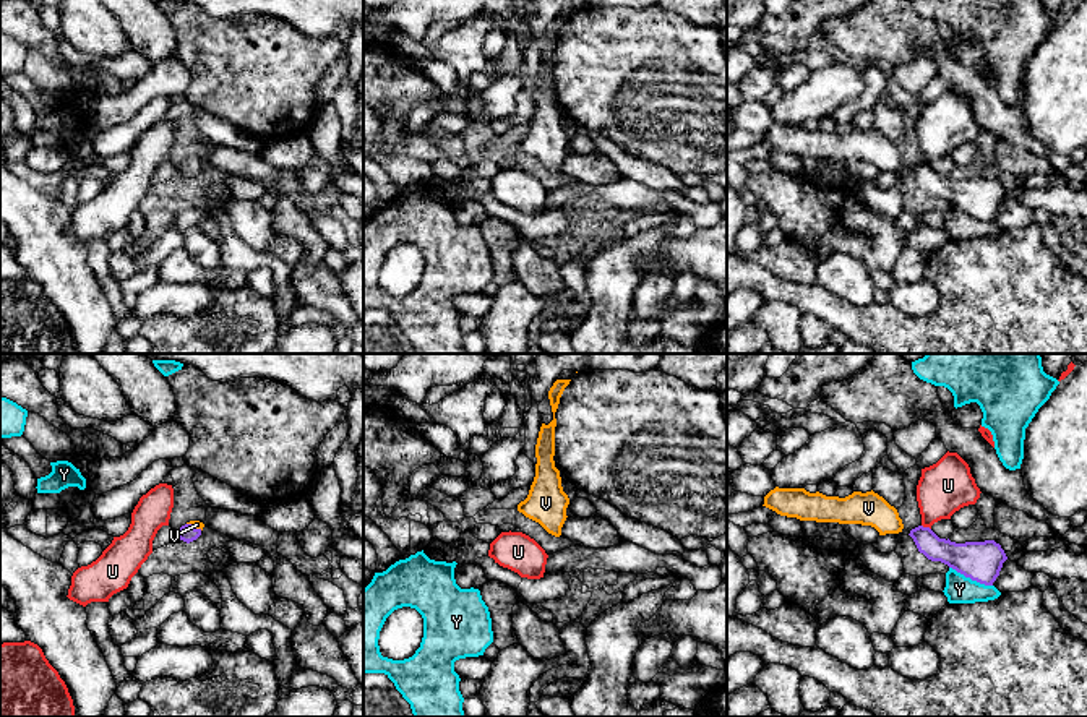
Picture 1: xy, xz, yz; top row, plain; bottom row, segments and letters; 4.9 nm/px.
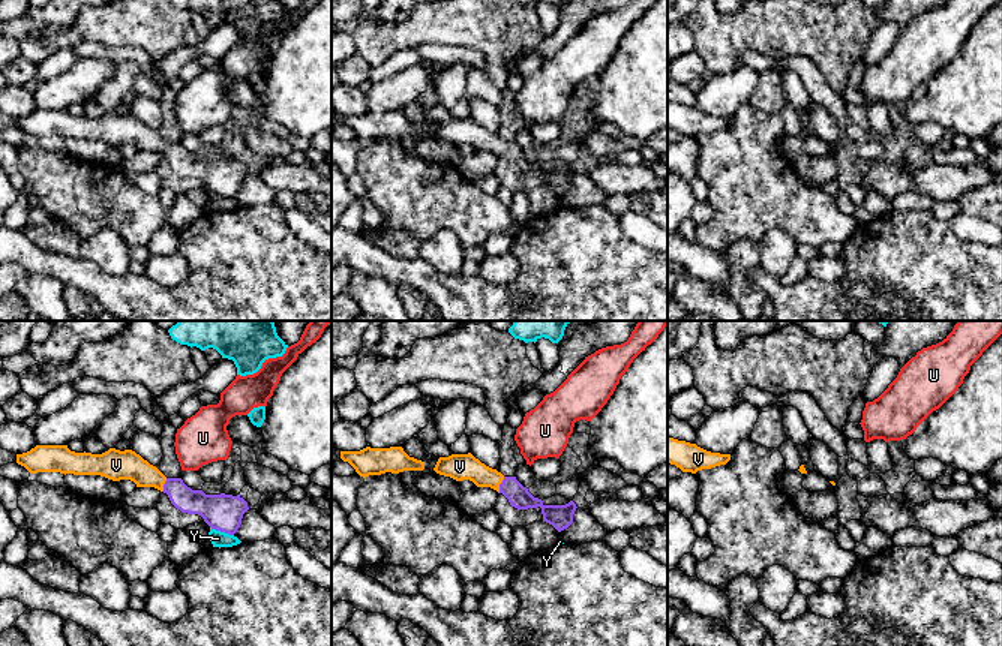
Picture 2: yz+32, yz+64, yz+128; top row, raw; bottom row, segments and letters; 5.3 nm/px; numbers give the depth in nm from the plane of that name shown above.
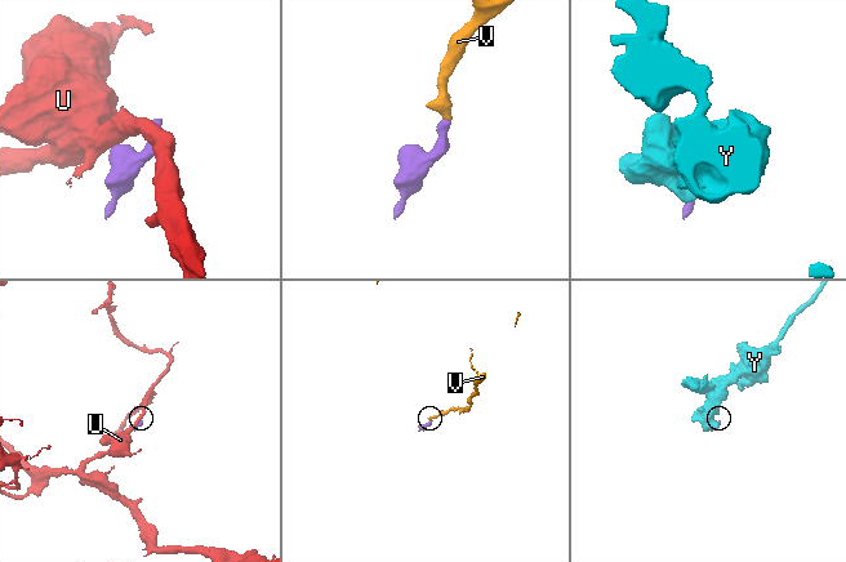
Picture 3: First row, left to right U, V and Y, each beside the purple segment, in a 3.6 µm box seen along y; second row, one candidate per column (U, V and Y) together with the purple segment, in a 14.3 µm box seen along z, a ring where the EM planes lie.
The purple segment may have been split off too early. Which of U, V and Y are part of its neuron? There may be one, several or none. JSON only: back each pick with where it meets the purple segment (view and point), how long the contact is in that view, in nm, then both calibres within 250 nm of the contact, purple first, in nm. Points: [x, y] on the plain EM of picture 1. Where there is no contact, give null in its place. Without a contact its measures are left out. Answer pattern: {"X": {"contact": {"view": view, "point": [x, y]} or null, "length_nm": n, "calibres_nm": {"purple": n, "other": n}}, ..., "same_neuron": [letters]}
{"V": {"contact": {"view": "xy", "point": [193, 164]}, "length_nm": 90, "calibres_nm": {"purple": 90, "other": 50}}, "same_neuron": ["V"]}

